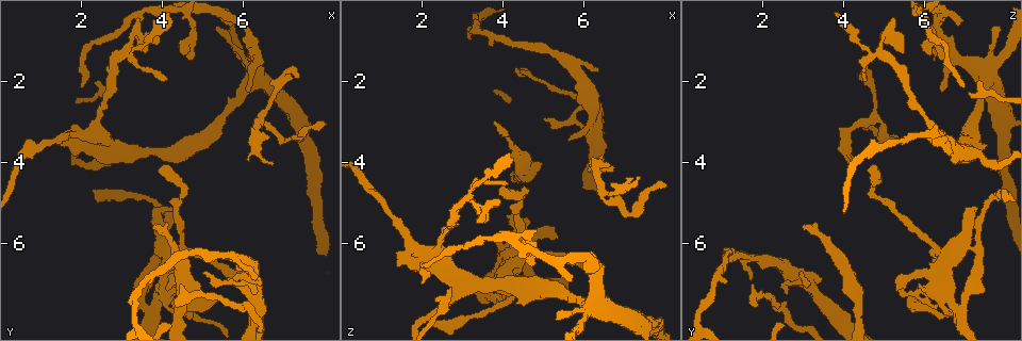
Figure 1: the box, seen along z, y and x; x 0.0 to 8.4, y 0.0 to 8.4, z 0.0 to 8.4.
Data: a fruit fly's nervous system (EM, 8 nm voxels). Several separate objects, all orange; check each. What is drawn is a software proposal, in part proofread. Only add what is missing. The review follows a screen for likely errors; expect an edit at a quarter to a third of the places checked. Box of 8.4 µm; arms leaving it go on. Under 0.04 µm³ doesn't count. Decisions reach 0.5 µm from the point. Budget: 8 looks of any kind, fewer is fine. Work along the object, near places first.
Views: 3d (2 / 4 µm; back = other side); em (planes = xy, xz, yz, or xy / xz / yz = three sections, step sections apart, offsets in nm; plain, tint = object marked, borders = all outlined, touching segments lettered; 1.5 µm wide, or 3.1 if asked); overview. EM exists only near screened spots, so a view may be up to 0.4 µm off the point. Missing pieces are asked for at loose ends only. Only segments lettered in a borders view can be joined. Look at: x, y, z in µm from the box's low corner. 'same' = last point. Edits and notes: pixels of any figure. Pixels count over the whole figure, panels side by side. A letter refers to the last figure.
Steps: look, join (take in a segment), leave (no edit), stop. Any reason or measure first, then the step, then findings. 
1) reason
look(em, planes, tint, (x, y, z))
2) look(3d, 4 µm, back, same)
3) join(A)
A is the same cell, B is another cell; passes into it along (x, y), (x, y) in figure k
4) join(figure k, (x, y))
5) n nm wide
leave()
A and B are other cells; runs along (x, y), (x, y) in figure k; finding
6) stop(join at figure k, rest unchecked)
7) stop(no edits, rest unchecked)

an open end
look(em, xz, step 4, borders, (3.80, 5.65, 3.00))

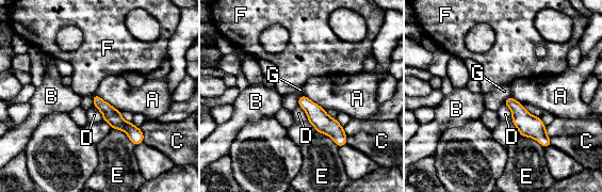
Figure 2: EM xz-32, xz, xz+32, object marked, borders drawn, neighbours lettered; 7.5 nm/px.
look(em, planes, borders, same)

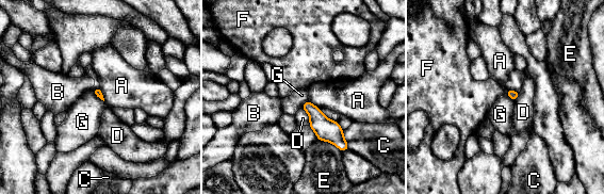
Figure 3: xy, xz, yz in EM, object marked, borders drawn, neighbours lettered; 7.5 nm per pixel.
leave()
A, B, C, D, E, F and G are other cells; none of them fits

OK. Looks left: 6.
free end
look(em, xz, step 8, borders, (3.90, 5.05, 7.15))

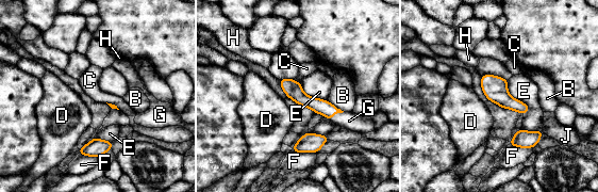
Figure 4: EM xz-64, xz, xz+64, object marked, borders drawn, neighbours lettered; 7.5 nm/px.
E touches over 300 nm
join(G)
G is the same cell, B, C, D, E, F, H and J are other cells; passes into it along (318, 106), (335, 113), (349, 121) in figure 4; it goes on there

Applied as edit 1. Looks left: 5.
see it whole again
look(overview)

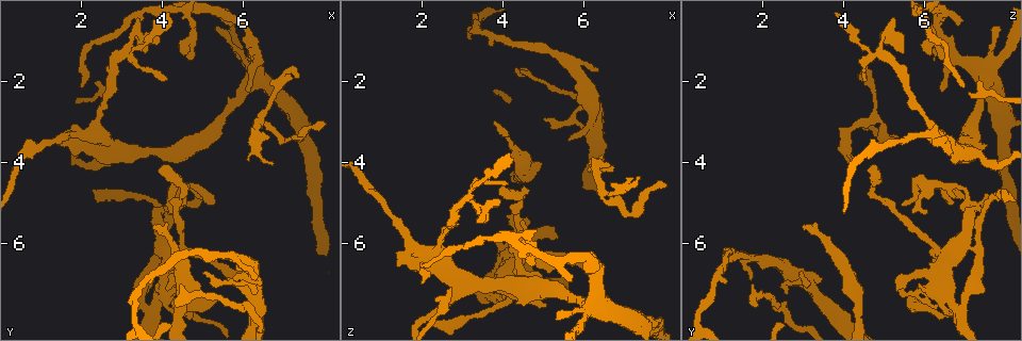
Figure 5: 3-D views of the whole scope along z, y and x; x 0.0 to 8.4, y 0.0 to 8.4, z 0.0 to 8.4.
thin end
look(em, xz, step 8, tint, (5.30, 0.70, 7.85))

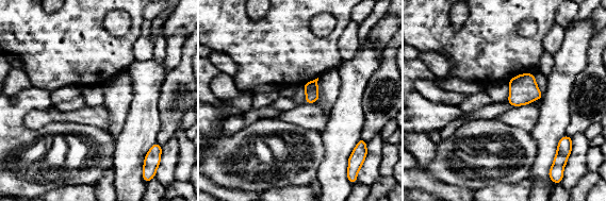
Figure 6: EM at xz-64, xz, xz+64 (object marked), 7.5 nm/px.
cut it another way
look(em, planes, borders, same)

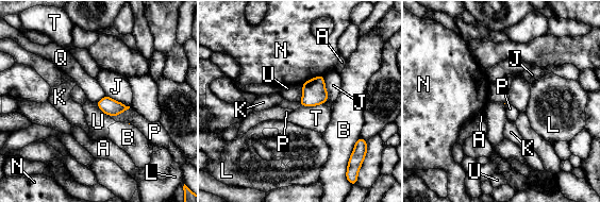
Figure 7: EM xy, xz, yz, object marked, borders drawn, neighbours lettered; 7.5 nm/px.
leave()
A, B, J, K, L, N, P, Q, T and U are other cells; border along (104, 95), (96, 102) in figure 7; no lettered segment goes on from it

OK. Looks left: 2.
stop(join at figure 4, rest unchecked)

